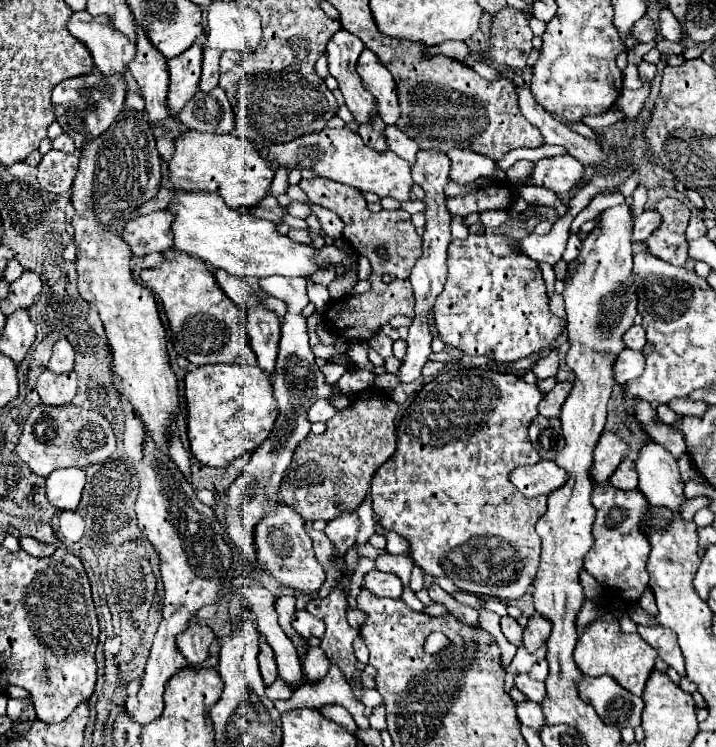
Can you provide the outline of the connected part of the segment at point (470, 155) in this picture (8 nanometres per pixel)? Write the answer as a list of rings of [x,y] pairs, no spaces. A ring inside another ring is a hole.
[[[455,148],[447,152],[447,156],[451,158],[451,180],[455,180],[457,184],[469,184],[477,178],[505,178],[497,162],[489,160],[483,154],[475,154],[469,148]]]

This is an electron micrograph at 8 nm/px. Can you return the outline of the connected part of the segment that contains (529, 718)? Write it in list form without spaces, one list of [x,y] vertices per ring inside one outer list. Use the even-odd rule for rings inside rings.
[[[519,702],[517,704],[517,718],[525,724],[525,726],[531,726],[533,730],[541,730],[543,728],[543,712],[539,708],[539,704],[533,704],[533,702]]]

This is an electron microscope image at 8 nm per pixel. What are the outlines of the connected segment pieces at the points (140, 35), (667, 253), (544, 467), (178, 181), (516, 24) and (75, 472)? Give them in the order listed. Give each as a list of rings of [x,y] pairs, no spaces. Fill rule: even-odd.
[[[135,22],[135,34],[137,34],[135,42],[137,54],[127,64],[127,68],[137,80],[141,96],[145,98],[145,110],[149,114],[149,120],[161,122],[171,118],[171,114],[167,112],[167,98],[165,98],[167,80],[169,80],[167,58],[153,48],[151,40],[147,38],[147,32],[137,22]]]
[[[663,198],[655,204],[655,212],[661,214],[659,228],[643,240],[647,250],[661,260],[675,266],[685,266],[687,262],[687,240],[685,230],[689,224],[691,210],[677,198]]]
[[[541,460],[533,466],[521,466],[515,472],[511,472],[511,484],[525,496],[535,498],[541,494],[551,494],[553,490],[561,488],[567,480],[567,472],[559,468],[555,462]]]
[[[185,130],[175,140],[175,152],[167,162],[169,180],[175,190],[207,190],[219,194],[229,208],[255,206],[267,196],[273,170],[267,166],[259,150],[235,134],[201,134]]]
[[[517,8],[501,10],[491,28],[491,48],[489,56],[499,64],[513,68],[527,68],[525,58],[531,52],[533,32],[529,28],[529,20]]]
[[[79,468],[55,470],[45,478],[45,494],[53,508],[75,510],[81,500],[81,490],[85,484],[85,472]]]

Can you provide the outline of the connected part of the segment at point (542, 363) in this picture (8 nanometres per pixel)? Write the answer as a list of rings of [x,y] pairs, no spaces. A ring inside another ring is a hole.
[[[553,350],[549,356],[541,358],[541,360],[533,366],[533,374],[537,376],[537,380],[553,378],[553,376],[557,374],[557,368],[559,368],[559,352]]]

